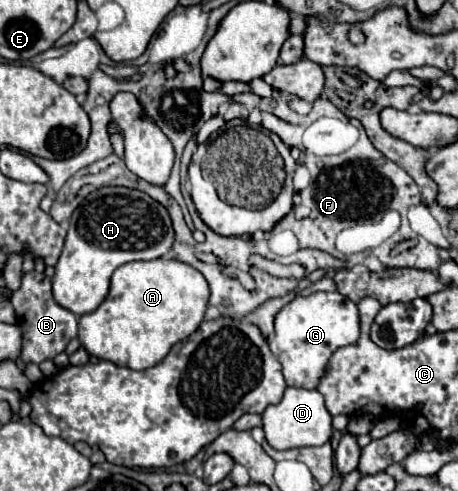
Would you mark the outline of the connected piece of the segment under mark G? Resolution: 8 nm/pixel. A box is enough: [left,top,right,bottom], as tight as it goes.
[269,292,359,388]

